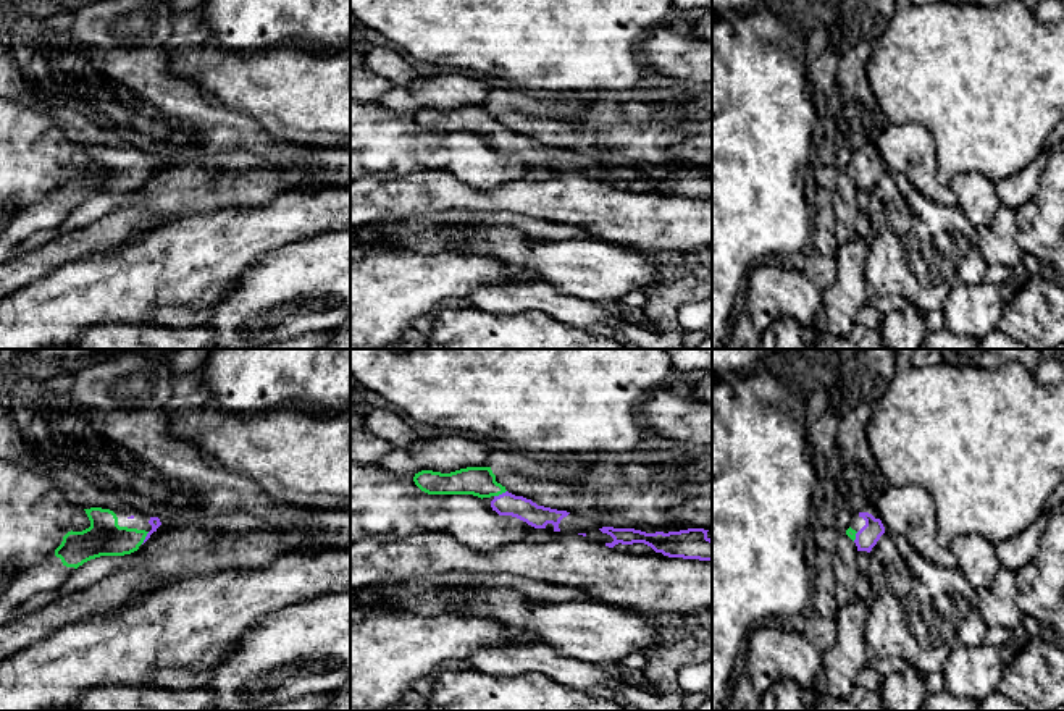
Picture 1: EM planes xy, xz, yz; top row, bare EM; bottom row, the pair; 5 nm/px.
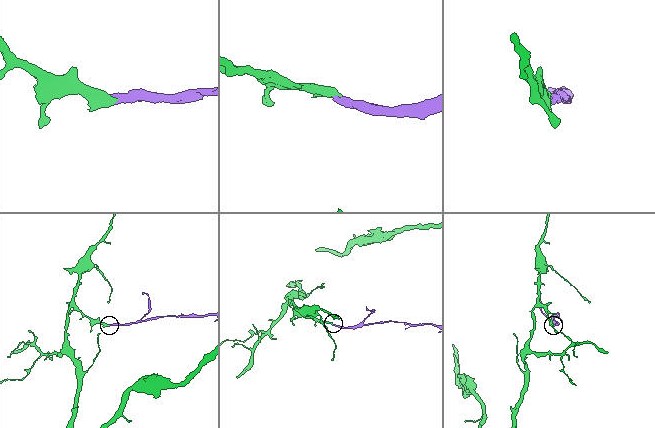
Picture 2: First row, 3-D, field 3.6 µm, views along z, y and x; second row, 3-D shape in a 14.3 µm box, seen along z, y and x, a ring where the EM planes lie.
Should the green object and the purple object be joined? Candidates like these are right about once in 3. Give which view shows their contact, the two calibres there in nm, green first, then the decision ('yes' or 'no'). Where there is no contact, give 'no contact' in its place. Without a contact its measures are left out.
meets green in xy; 180 nm thick on the green side, 50 nm on the other; yes

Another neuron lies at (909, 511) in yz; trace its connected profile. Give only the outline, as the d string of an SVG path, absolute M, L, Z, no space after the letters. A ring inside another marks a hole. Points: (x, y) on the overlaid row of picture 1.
M890 485L873 503L888 533L901 535L922 557L933 564L954 569L956 559L949 548L936 540L936 506L922 486Z

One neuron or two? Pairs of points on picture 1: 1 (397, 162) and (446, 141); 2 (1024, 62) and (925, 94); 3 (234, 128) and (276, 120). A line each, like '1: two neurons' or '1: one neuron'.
1: one neuron
2: one neuron
3: two neurons

